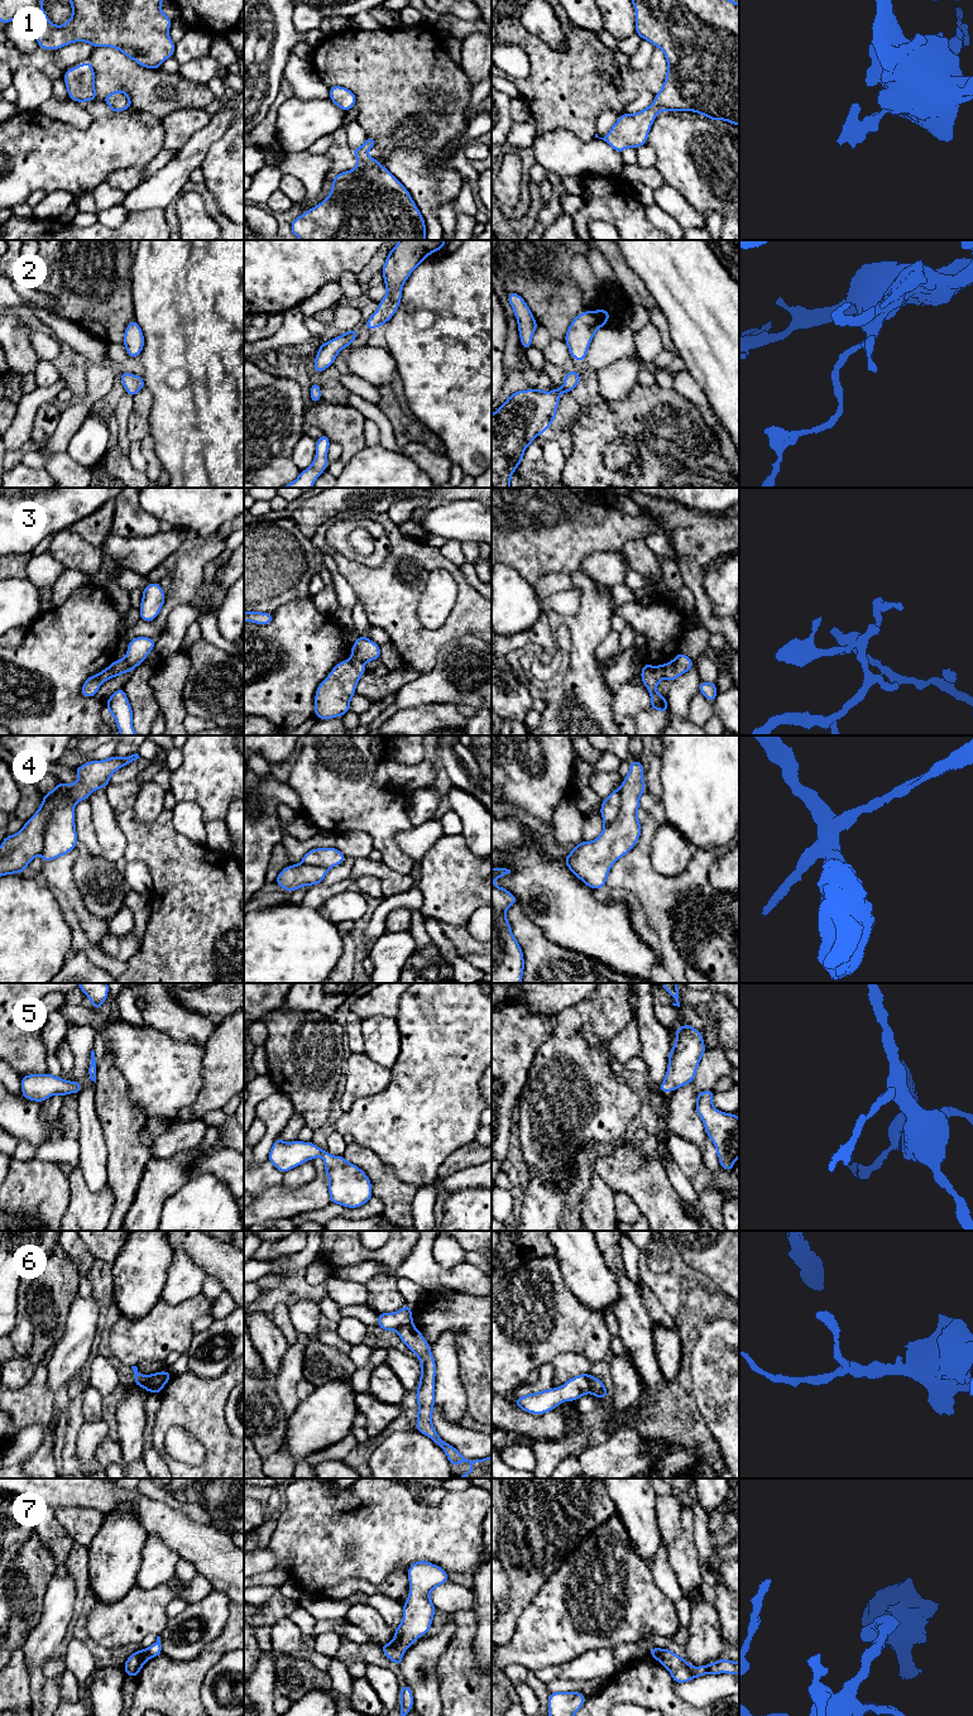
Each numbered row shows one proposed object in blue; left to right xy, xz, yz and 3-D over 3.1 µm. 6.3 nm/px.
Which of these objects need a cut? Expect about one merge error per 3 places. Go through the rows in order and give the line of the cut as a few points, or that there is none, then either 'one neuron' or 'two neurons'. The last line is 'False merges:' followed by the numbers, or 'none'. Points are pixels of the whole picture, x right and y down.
1: no cut; one neuron
2: no cut; one neuron
3: cut in yz along (665, 665), (662, 677); two neurons
4: cut in xy along (51, 800), (52, 809), (46, 821), (44, 847), (39, 853); two neurons
5: no cut; one neuron
6: cut in xy along (151, 1374), (151, 1384), (154, 1391); two neurons
7: cut in xz along (391, 1643), (402, 1653); two neurons
False merges: 3, 4, 6, 7

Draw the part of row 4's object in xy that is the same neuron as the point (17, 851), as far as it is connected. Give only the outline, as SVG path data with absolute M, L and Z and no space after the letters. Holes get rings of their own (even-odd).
M52 801L42 804L21 830L4 838L0 845L0 877L24 872L30 861L42 853L45 821L52 807Z

